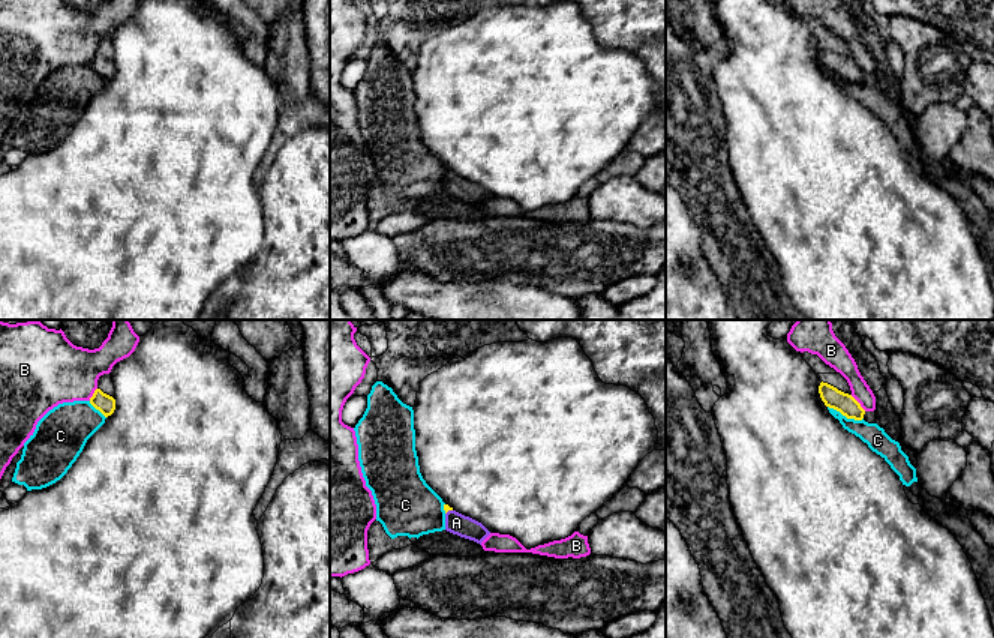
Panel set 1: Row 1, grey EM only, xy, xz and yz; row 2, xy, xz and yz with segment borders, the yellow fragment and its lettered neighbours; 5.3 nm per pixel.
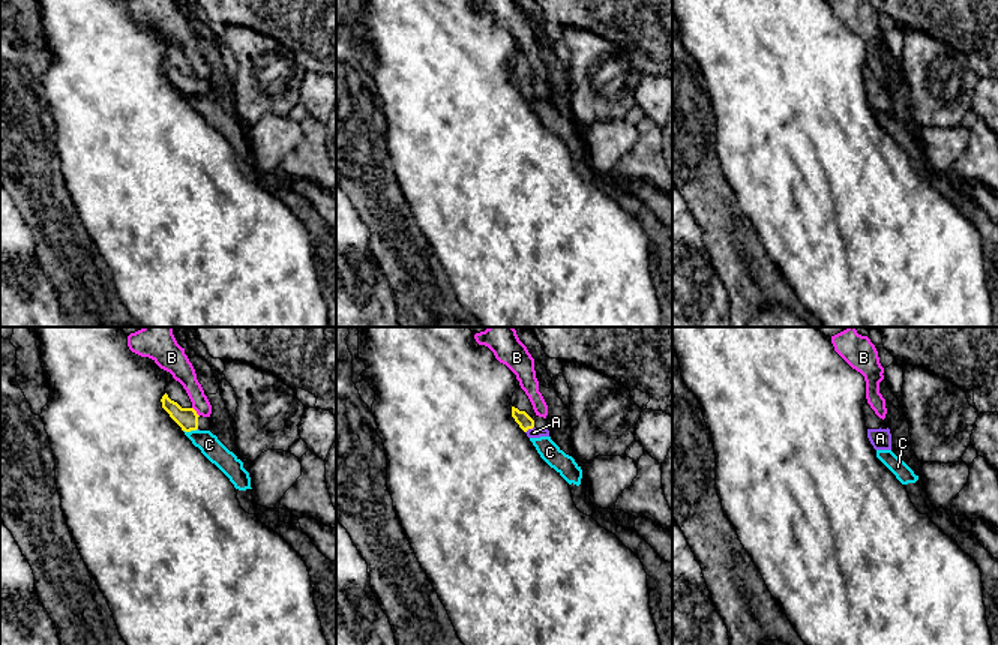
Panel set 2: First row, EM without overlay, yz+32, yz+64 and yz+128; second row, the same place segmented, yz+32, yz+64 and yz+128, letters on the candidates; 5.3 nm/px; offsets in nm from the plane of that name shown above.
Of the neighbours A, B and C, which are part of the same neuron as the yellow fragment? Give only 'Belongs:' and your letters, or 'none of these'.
Belongs: A

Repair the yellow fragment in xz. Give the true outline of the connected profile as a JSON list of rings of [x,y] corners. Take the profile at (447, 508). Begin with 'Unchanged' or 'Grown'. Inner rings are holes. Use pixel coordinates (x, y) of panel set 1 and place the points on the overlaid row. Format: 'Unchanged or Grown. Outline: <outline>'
Grown. Outline: [[[444,504],[445,510],[445,530],[460,537],[481,542],[490,534],[490,531],[478,521],[456,512],[448,504]]]

